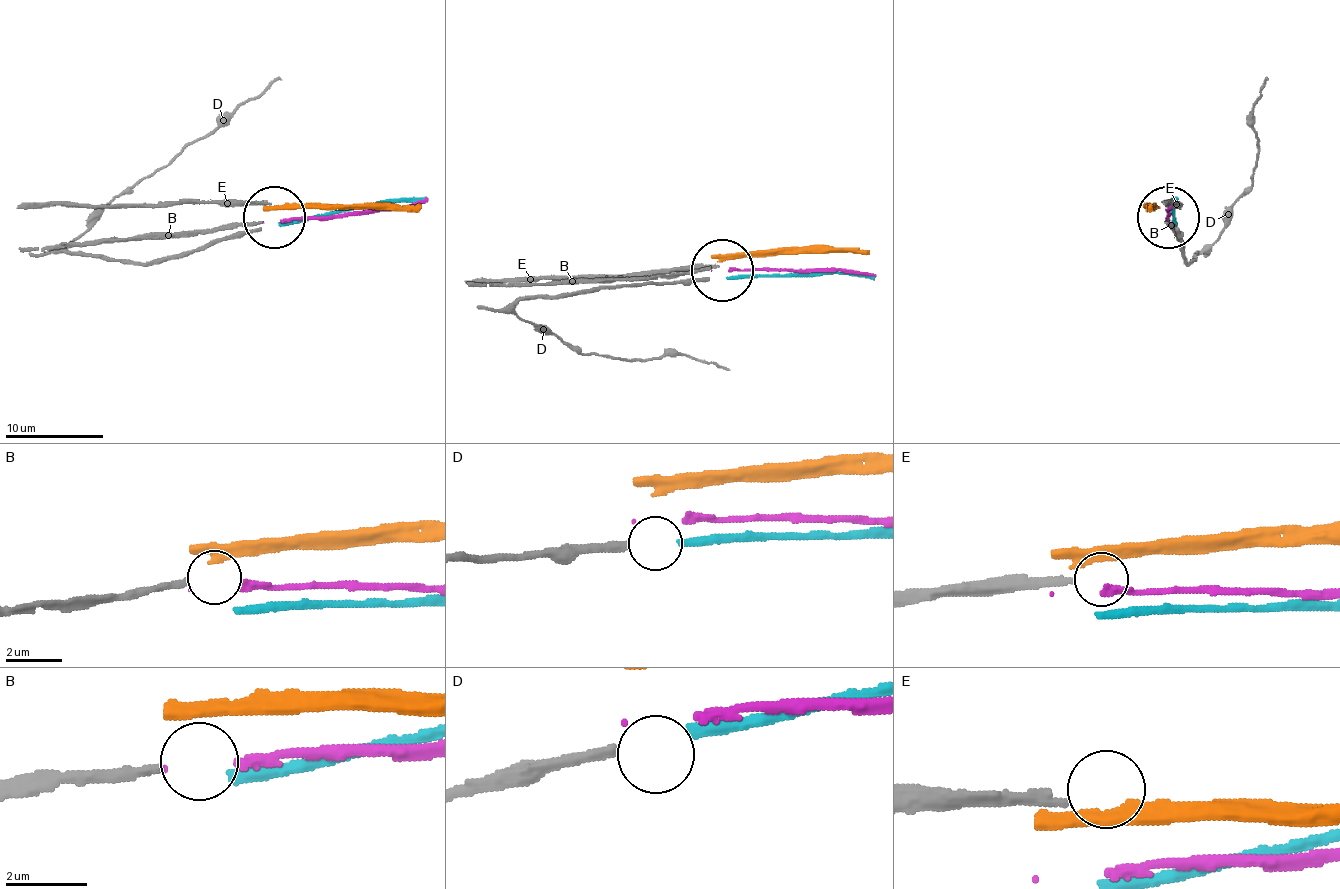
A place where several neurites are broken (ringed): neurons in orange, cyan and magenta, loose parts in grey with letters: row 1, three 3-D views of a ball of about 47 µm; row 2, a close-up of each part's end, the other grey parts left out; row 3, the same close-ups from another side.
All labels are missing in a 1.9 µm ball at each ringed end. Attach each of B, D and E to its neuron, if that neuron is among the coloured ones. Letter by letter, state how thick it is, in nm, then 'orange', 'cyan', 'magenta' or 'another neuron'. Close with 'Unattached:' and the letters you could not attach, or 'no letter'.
B: calibre 240 nm; another neuron
D: calibre 320 nm; cyan
E: calibre 220 nm; another neuron
Unattached: B, E

